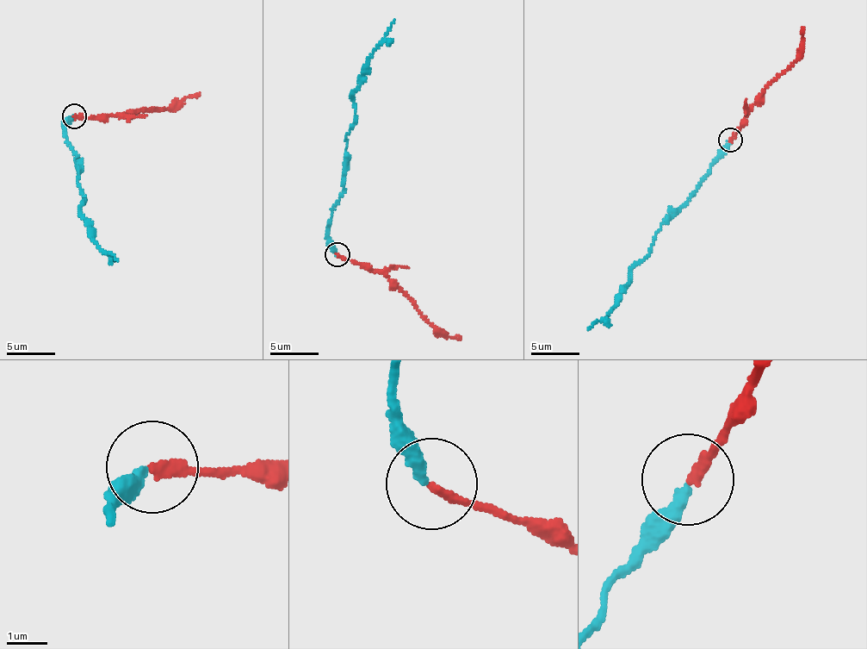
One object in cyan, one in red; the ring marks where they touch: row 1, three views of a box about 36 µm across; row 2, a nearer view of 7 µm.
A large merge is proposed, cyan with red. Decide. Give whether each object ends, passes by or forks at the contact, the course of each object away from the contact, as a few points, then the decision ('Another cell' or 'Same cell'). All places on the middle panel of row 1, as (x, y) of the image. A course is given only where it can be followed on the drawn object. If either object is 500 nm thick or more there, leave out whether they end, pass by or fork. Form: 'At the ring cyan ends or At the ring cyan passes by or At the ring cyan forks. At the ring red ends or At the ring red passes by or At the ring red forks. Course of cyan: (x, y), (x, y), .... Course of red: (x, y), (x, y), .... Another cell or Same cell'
At the ring cyan ends. At the ring red ends. Course of cyan: (335, 253), (328, 236), (332, 209), (343, 188), (345, 140), (354, 126), (352, 99), (374, 48), (394, 19). Course of red: (337, 253), (368, 265), (372, 271), (387, 272), (439, 330), (460, 337). Another cell

